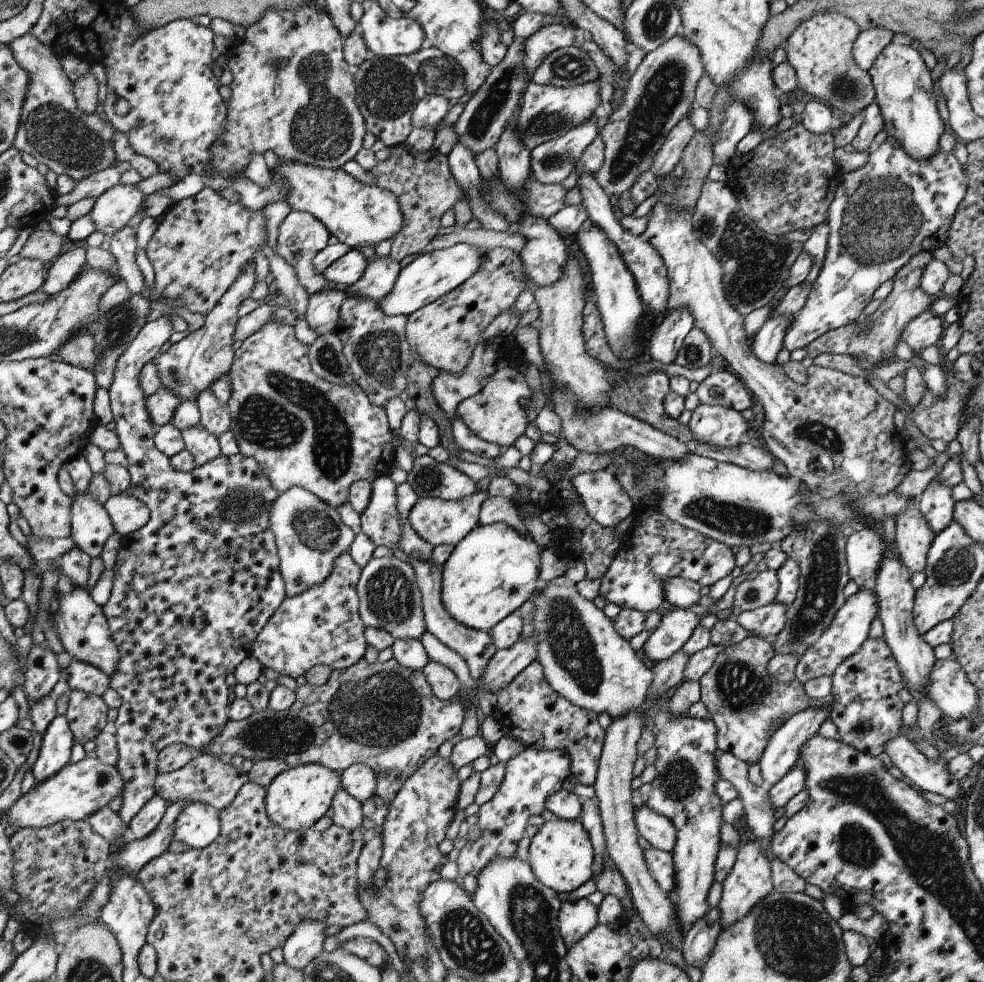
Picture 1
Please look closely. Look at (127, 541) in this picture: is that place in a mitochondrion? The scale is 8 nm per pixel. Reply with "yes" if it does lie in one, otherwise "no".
no

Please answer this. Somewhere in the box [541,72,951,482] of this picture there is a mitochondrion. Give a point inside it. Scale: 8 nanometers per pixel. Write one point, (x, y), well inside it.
(881, 219)

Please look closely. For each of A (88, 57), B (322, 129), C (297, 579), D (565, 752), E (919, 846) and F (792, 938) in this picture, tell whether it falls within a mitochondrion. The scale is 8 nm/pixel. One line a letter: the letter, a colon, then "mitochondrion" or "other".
A: other
B: mitochondrion
C: mitochondrion
D: other
E: mitochondrion
F: mitochondrion

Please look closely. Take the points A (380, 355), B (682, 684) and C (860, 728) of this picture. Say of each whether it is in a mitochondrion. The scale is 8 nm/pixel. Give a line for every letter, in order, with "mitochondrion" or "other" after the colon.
A: mitochondrion
B: other
C: other

